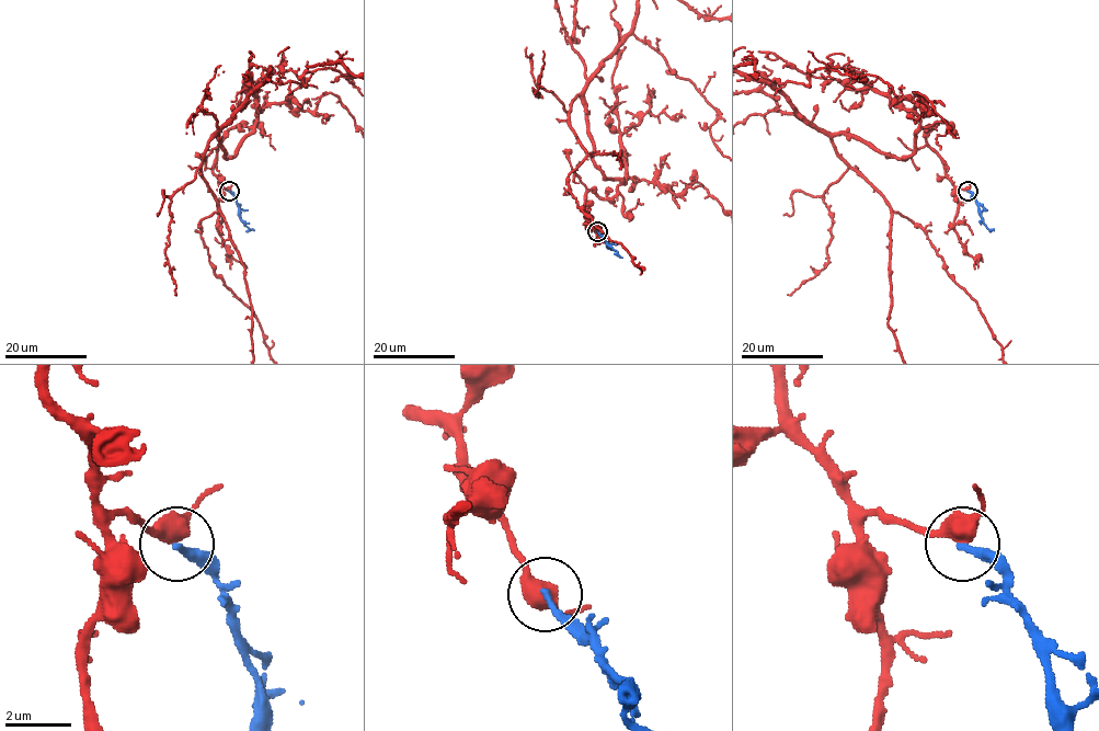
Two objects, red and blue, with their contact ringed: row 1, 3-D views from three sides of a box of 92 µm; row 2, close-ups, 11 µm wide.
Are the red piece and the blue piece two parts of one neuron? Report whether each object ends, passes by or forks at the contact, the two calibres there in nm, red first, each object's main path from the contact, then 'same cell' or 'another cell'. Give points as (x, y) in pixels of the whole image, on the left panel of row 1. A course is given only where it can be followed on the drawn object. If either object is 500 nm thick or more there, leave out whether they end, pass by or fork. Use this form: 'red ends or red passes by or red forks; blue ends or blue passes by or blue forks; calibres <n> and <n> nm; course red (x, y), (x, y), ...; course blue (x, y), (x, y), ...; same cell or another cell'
red passes by; blue ends; calibres 480 and 200 nm; course red (229, 191), (217, 147), (250, 126), (235, 156), (212, 138), (202, 176); course blue (229, 191), (235, 195), (242, 223), (253, 230); another cell

